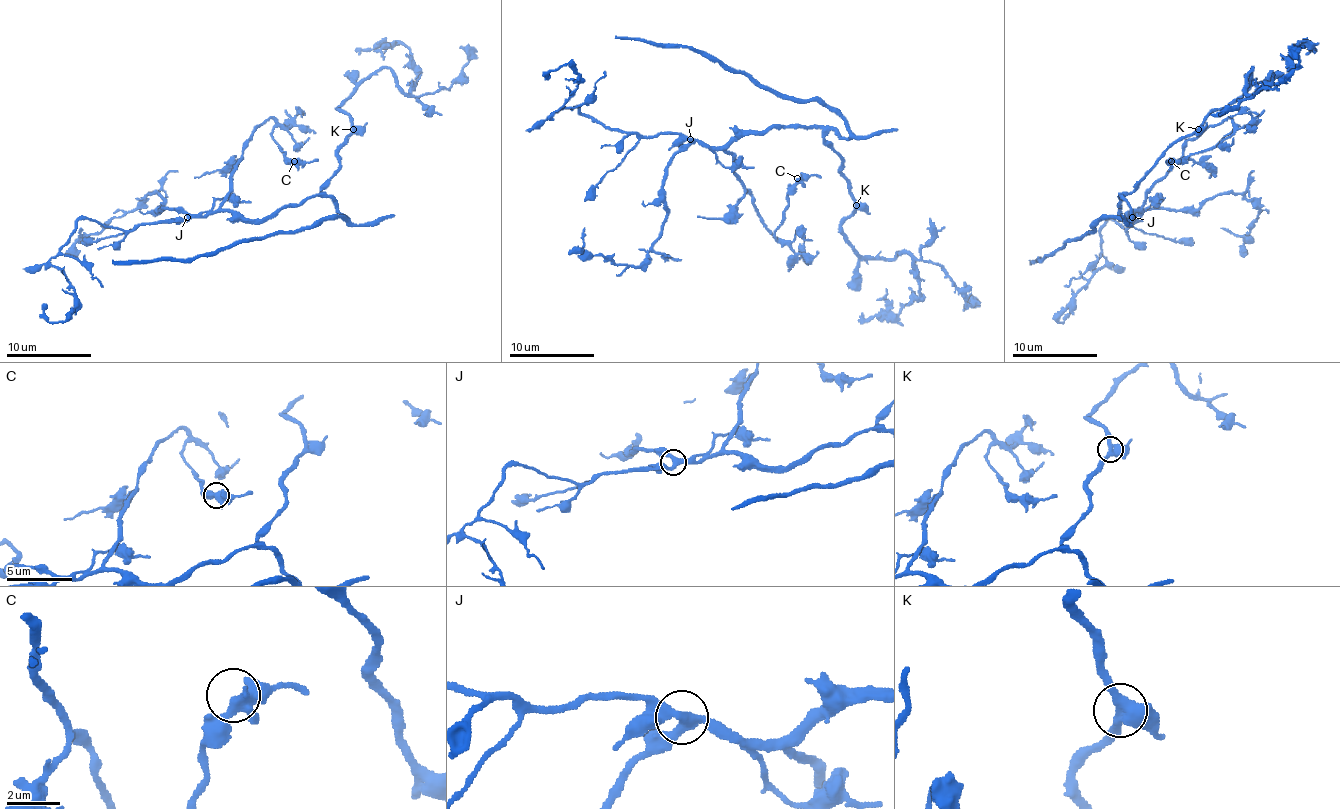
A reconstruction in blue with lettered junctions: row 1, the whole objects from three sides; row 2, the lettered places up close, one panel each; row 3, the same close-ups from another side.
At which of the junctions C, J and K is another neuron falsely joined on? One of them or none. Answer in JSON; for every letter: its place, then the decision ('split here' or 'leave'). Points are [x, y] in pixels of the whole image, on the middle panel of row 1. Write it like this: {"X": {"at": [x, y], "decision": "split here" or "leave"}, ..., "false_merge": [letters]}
{"C": {"at": [797, 178], "decision": "leave"}, "J": {"at": [690, 139], "decision": "leave"}, "K": {"at": [856, 205], "decision": "leave"}, "false_merge": []}

